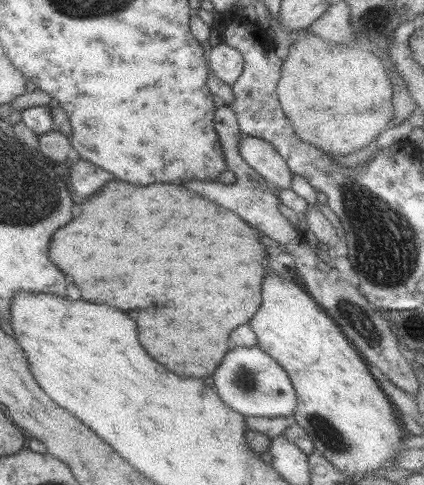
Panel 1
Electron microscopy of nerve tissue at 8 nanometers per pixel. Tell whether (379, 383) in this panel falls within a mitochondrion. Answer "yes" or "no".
no

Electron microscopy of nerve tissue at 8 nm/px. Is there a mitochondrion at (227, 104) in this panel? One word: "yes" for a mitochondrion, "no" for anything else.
no

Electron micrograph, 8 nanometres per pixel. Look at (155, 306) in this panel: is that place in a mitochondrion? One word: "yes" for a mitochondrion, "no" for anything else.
no

